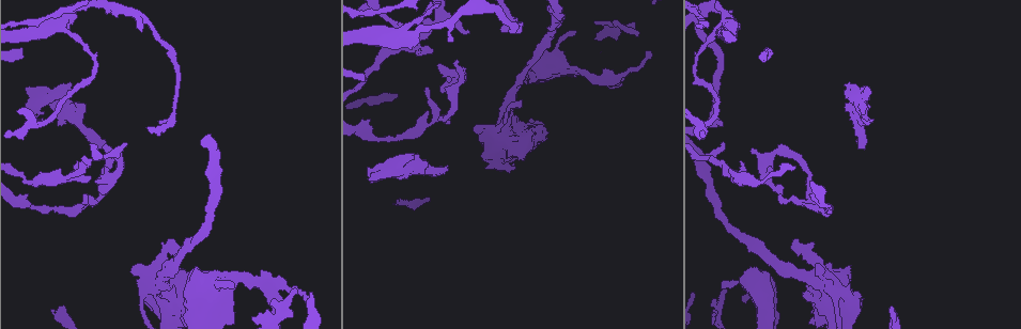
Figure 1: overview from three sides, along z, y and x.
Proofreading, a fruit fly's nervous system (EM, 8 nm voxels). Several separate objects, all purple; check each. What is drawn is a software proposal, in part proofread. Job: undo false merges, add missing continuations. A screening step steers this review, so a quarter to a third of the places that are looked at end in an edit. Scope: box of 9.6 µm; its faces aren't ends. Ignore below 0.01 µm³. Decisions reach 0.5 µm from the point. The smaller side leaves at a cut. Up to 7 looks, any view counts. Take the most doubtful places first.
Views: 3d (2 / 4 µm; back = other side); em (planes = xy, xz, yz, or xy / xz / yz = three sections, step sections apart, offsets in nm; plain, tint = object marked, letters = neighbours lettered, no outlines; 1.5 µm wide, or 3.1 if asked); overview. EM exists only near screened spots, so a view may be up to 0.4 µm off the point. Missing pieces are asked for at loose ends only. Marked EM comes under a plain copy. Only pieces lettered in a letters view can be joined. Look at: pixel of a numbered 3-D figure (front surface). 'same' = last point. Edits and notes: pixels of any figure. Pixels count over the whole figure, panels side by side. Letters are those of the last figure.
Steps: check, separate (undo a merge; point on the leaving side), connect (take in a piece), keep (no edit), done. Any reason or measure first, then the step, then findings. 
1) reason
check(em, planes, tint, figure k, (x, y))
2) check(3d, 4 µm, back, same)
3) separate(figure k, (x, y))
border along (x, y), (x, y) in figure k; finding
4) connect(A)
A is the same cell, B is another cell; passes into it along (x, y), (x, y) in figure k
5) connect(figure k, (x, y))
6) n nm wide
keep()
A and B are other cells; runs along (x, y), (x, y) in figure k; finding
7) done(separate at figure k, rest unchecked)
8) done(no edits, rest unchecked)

free end
check(em, xy, step 8, letters, figure 1, (431, 52))

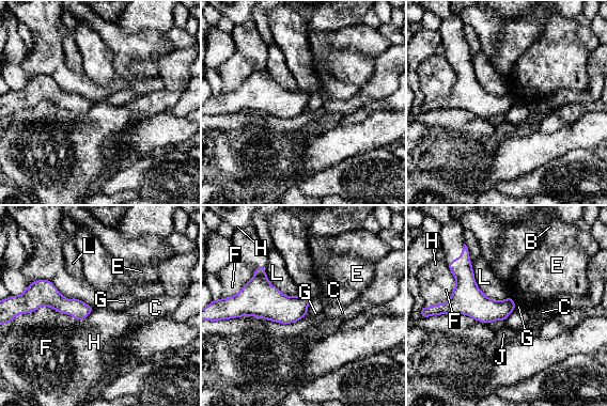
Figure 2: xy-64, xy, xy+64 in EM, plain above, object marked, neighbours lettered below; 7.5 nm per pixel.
keep()
B, C, E, F, G, H, J and L are other cells; border along (509, 296), (516, 305) in figure 2; none of them fits

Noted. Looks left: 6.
free end
check(3d, 4 µm, figure 1, (722, 125))

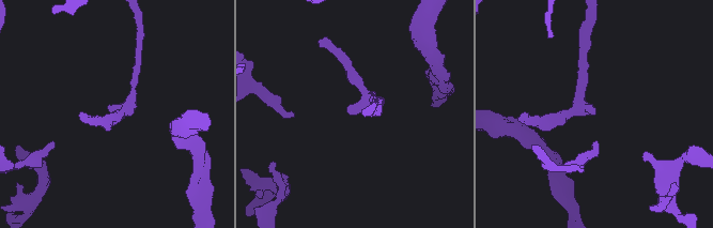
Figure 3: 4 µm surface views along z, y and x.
check(em, planes, tint, figure 3, (348, 112))

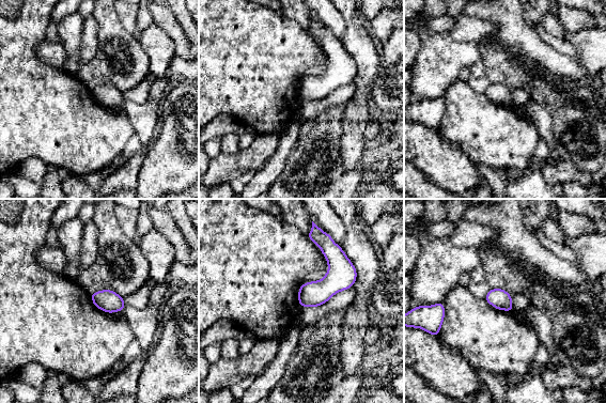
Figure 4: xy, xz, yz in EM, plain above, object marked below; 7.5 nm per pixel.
check(em, planes, letters, same)

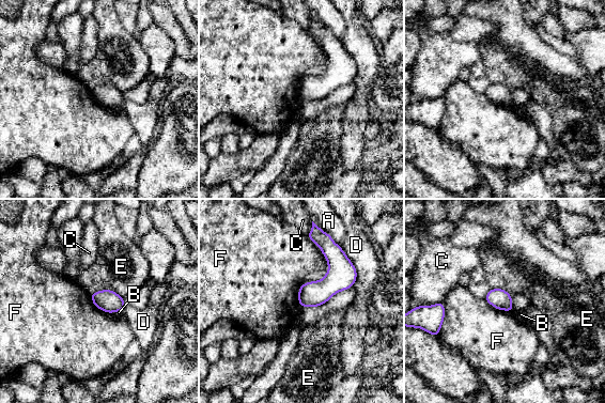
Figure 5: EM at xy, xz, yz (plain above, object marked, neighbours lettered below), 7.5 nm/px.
150 nm wide
keep()
A, B, C, D, E and F are other cells; border along (321, 250), (327, 272), (299, 306) in figure 5; no lettered piece goes on from it

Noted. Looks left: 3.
branch stops here
check(em, planes, tint, figure 1, (305, 301))

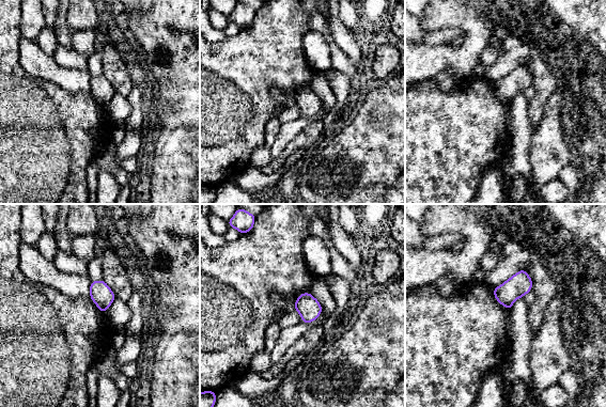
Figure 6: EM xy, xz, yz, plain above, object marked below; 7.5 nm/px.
what lies round it
check(em, planes, letters, same)

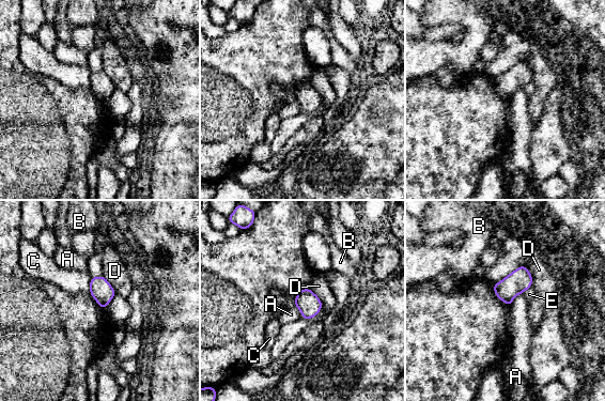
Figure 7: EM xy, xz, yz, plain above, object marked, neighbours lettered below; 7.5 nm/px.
160 nm wide
keep()
A, B, C, D and E are other cells; border along (522, 292), (513, 299), (510, 306) in figure 7; none of them fits

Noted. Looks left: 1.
done(no edits, rest unchecked)

